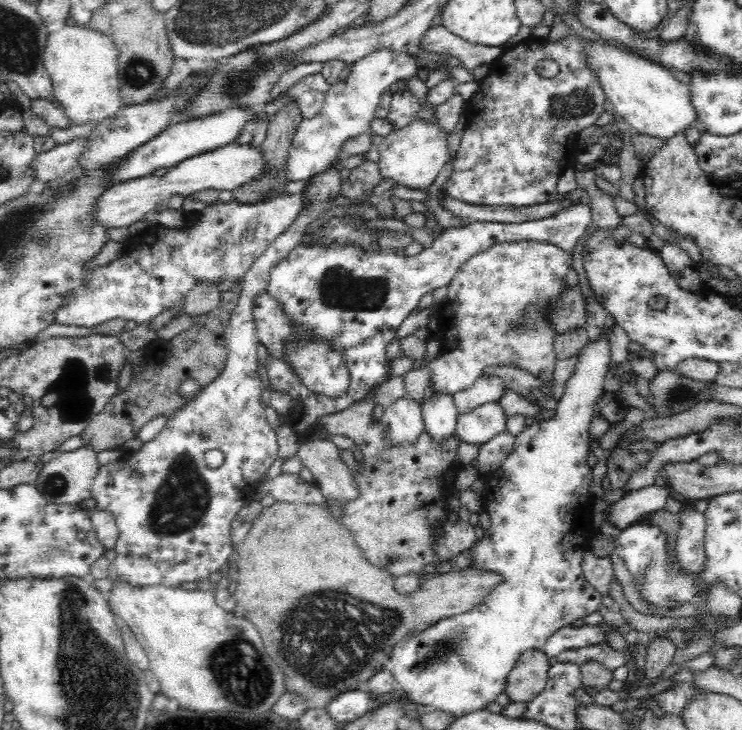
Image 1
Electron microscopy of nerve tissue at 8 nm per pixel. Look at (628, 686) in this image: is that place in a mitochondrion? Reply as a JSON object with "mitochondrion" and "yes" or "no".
{"mitochondrion":"no"}

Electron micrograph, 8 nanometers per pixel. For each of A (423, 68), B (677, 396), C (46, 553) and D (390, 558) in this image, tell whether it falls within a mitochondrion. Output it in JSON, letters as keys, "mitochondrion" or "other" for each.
{"A":"other","B":"mitochondrion","C":"mitochondrion","D":"mitochondrion"}

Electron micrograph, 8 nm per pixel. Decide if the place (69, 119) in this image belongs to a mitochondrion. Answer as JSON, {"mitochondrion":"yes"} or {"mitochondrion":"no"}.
{"mitochondrion":"no"}

